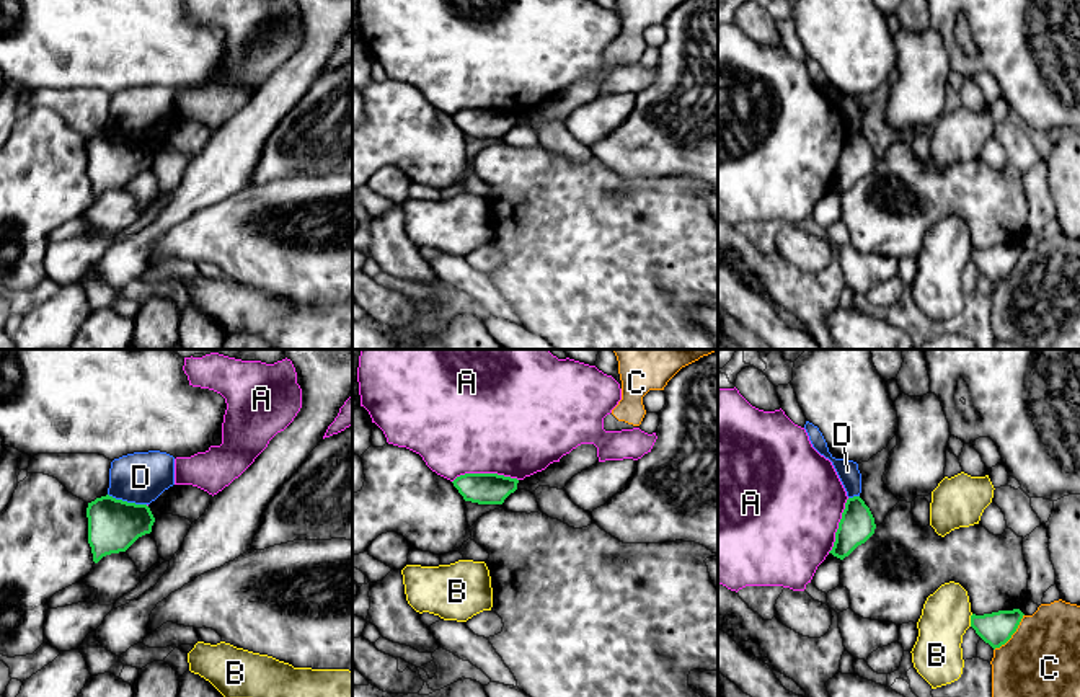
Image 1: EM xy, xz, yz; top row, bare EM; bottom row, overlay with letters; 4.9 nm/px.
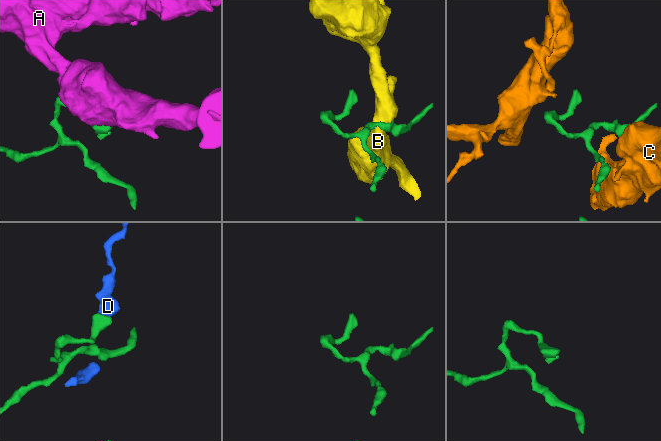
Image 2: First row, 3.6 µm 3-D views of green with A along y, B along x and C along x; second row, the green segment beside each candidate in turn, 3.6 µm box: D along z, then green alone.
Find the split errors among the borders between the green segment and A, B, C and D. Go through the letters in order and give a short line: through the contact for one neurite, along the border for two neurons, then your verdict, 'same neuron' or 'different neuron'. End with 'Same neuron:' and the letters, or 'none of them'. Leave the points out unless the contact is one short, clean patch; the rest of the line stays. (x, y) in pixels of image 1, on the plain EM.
A: different neuron
B: line yz (973, 248), (969, 260); different neuron
C: different neuron
D: line xy (108, 128), (146, 139); different neuron
Same neuron: none of them

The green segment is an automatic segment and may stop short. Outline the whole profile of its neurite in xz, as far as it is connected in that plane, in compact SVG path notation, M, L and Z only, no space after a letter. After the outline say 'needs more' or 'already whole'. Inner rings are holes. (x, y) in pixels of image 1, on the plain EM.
M465 108L452 118L465 135L502 139L504 134L517 124L519 114L498 108Z; already whole

